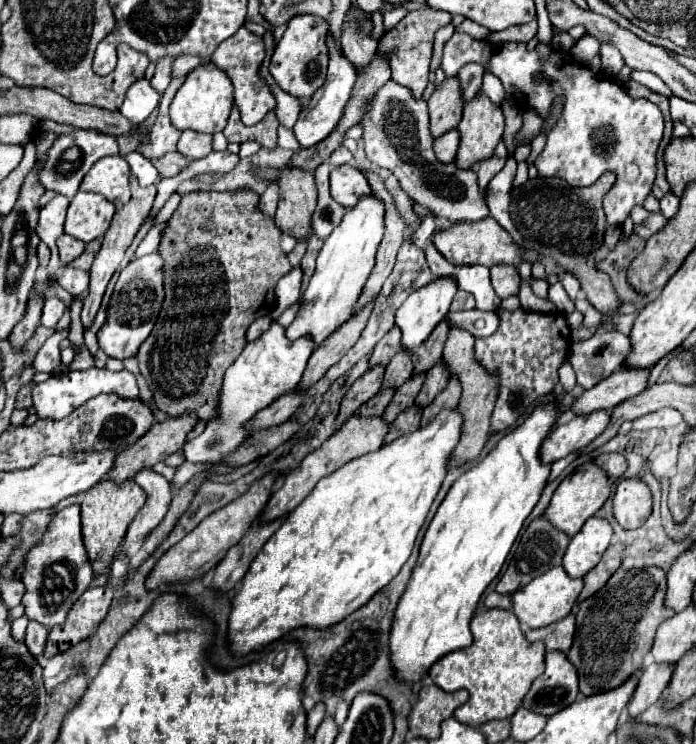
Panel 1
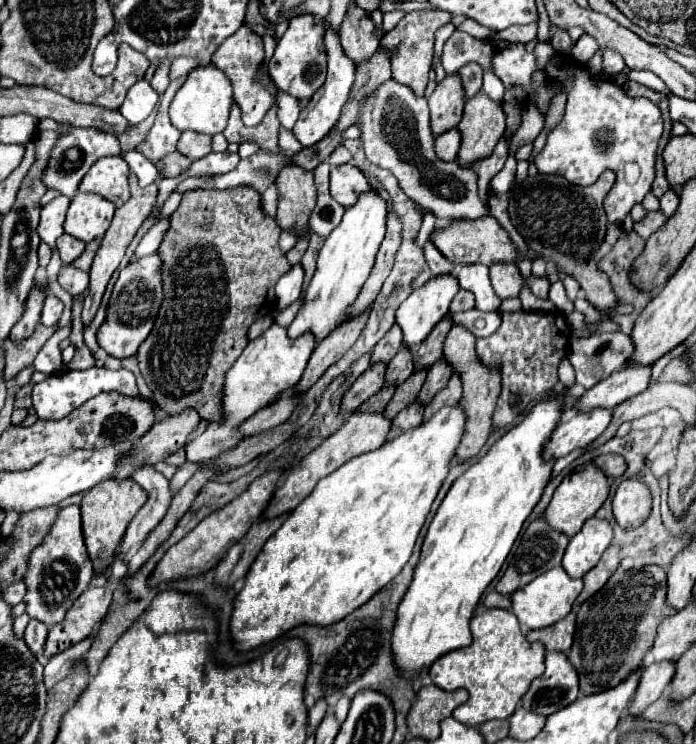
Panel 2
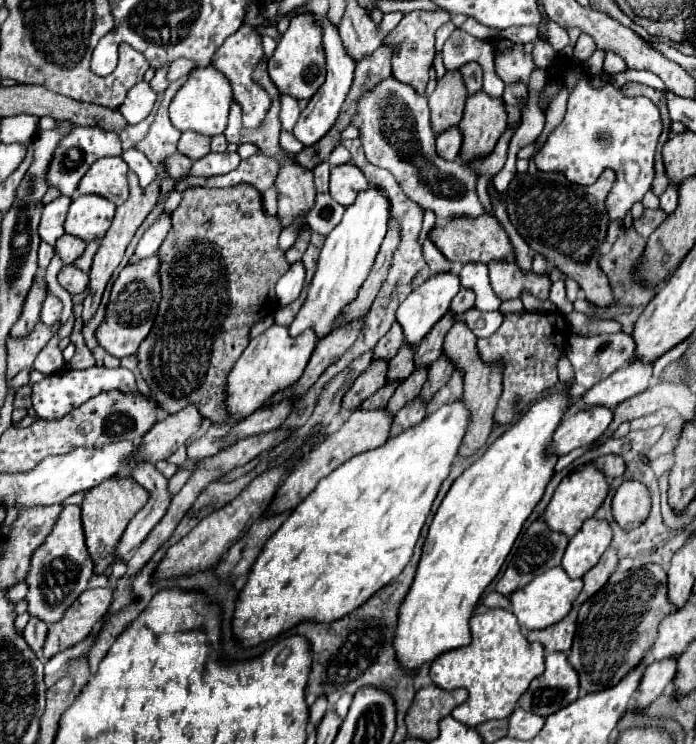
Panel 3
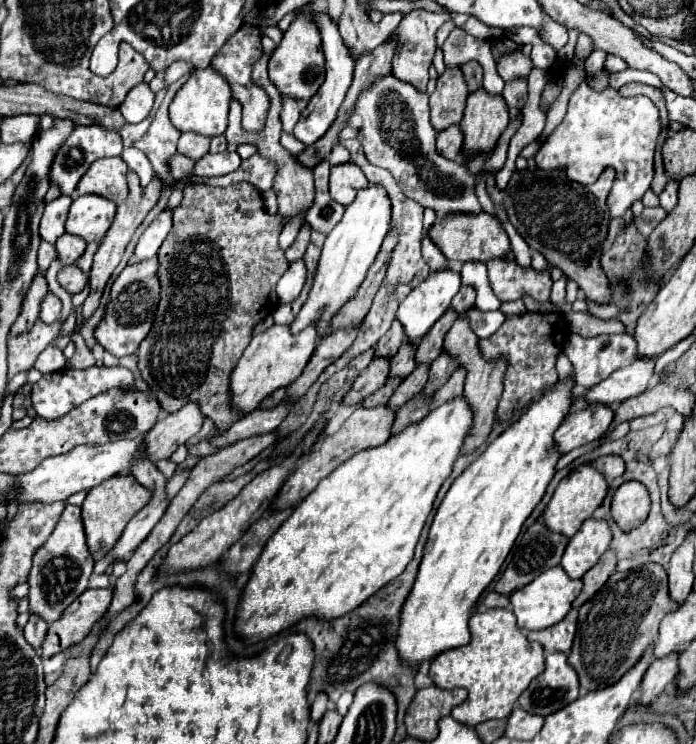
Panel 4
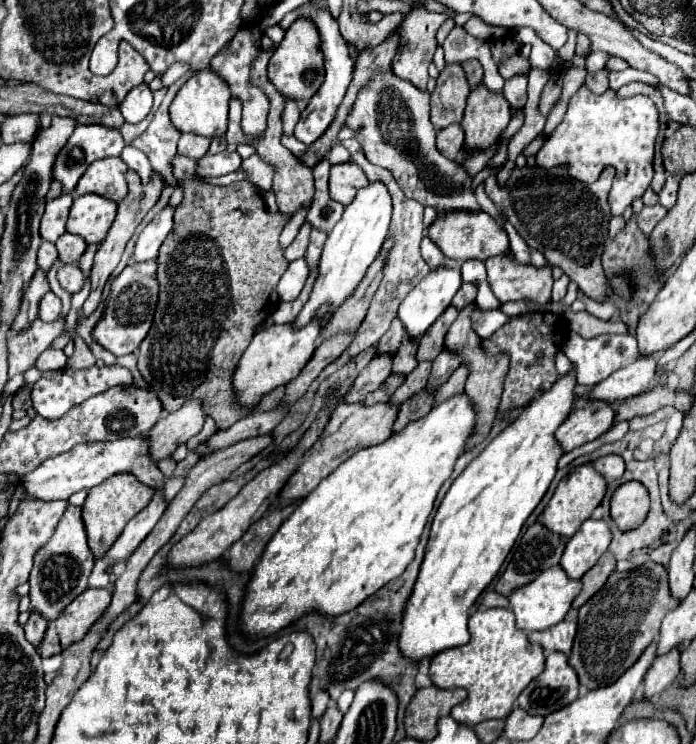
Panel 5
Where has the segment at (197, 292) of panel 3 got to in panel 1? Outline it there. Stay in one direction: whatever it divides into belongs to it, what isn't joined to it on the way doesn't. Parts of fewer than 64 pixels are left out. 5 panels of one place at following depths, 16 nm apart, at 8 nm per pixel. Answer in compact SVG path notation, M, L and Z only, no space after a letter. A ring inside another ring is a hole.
M248 190L186 194L162 232L158 252L164 258L166 300L152 334L140 346L136 358L144 380L154 392L156 406L170 416L194 412L200 422L212 418L224 368L228 368L228 364L236 360L236 352L242 352L244 344L248 344L248 326L256 318L272 314L276 308L276 282L292 270L280 248L282 232L276 228L272 216L262 214L256 204L258 196Z

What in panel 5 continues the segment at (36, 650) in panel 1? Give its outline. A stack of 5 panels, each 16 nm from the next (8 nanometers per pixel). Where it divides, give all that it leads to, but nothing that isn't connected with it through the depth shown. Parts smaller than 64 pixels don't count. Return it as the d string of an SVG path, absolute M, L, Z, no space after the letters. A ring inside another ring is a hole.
M30 614L30 620L28 624L24 626L24 634L26 634L26 640L38 650L42 638L44 638L44 632L48 628L48 622L42 618L42 616L36 616L36 614Z

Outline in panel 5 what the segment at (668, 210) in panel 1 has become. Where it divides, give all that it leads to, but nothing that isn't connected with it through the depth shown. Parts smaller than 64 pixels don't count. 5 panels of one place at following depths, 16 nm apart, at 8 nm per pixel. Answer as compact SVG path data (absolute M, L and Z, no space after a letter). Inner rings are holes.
M670 176L668 178L668 182L666 182L666 186L662 188L662 192L658 194L660 196L660 204L666 208L666 210L670 210L672 208L672 204L676 204L676 192L678 192L678 180L676 180L676 176Z

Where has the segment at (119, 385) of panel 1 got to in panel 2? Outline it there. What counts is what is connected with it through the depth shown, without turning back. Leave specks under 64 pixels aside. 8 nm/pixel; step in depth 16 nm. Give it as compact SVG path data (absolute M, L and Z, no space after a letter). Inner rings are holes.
M88 368L88 370L70 370L64 372L60 376L52 374L50 378L46 378L44 382L34 386L32 392L32 400L34 400L34 410L38 414L38 418L50 418L50 420L60 420L64 416L68 416L72 410L76 410L78 406L82 406L86 400L90 400L92 396L98 396L102 392L118 392L124 396L138 396L138 386L136 386L136 378L130 370L122 368L122 370L108 370L108 368Z

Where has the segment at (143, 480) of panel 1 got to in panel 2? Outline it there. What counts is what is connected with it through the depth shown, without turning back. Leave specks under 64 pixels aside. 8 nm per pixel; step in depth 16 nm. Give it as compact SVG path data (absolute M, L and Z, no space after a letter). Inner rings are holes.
M142 466L140 470L136 470L134 480L148 492L148 502L144 508L140 508L138 516L134 516L134 520L130 522L118 550L122 554L126 554L134 544L142 544L146 540L146 536L164 518L172 500L168 480L164 480L164 476L158 474L152 466Z

